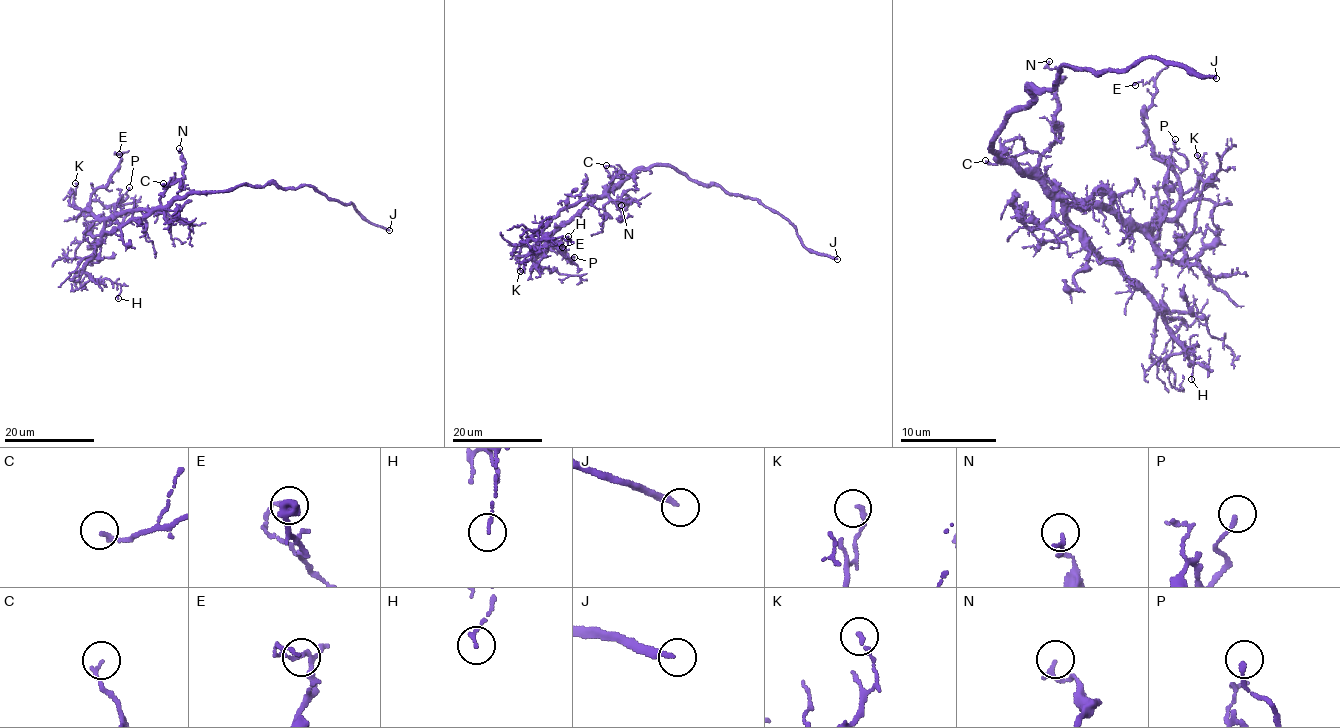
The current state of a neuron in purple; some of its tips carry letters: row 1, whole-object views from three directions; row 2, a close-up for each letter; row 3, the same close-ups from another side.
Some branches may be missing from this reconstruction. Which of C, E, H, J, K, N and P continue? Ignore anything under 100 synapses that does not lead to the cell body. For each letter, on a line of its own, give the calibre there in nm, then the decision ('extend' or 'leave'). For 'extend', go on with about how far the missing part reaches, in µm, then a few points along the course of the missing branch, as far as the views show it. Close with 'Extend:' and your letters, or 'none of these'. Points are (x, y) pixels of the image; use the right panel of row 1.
C: calibre 140 nm; leave
E: calibre 130 nm; leave
H: calibre 120 nm; leave
J: calibre 200 nm; extend; missing 110 µm
K: calibre 160 nm; leave
N: calibre 160 nm; leave
P: calibre 150 nm; leave
Extend: J

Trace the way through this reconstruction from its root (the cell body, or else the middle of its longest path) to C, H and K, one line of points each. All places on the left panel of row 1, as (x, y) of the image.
C: (204, 194), (174, 197), (163, 206), (160, 198), (169, 185), (163, 183)
H: (204, 194), (174, 197), (166, 206), (102, 235), (84, 270), (95, 279), (119, 284), (118, 298)
K: (204, 194), (174, 197), (166, 206), (155, 209), (98, 218), (74, 204), (75, 183)

